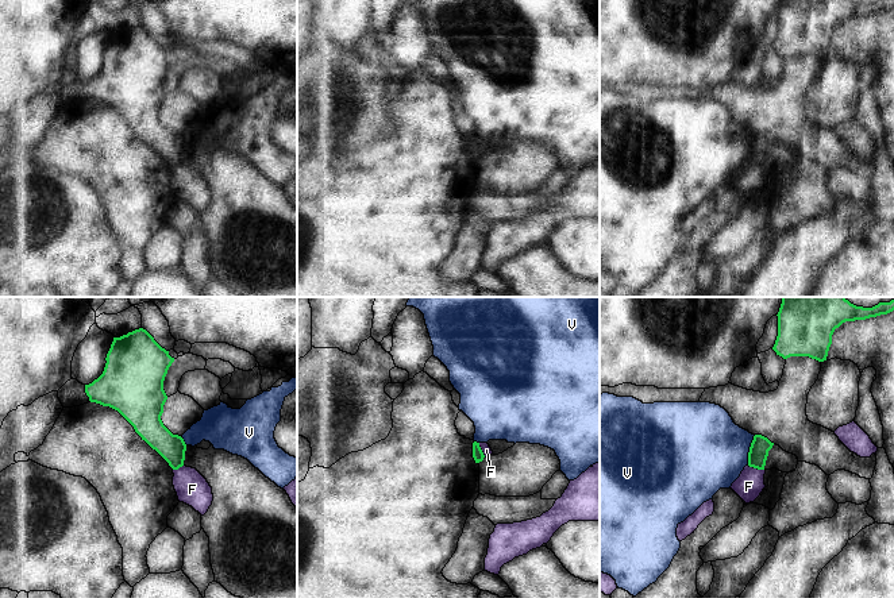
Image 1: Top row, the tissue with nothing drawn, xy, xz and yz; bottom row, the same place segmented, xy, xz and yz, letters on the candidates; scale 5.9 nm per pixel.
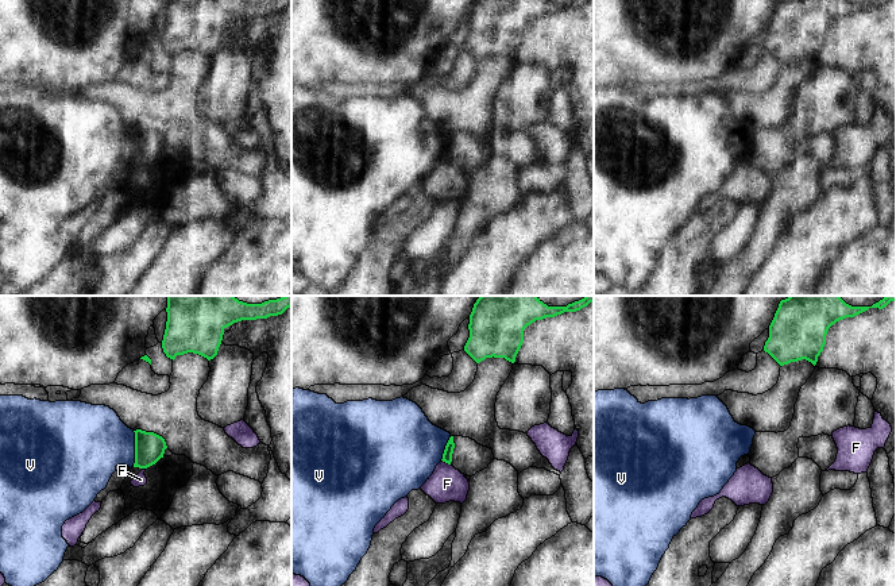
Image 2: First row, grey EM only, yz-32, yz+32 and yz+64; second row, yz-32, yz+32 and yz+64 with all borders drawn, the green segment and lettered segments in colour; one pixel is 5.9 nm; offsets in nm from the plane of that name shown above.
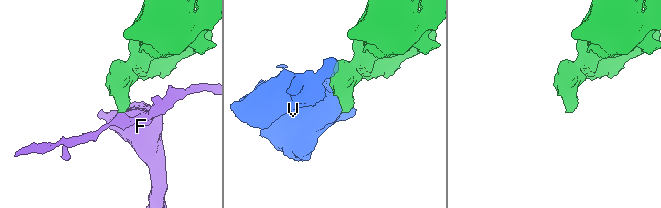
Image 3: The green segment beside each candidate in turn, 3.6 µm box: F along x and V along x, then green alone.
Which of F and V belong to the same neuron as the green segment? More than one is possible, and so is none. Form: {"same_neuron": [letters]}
{"same_neuron": []}

